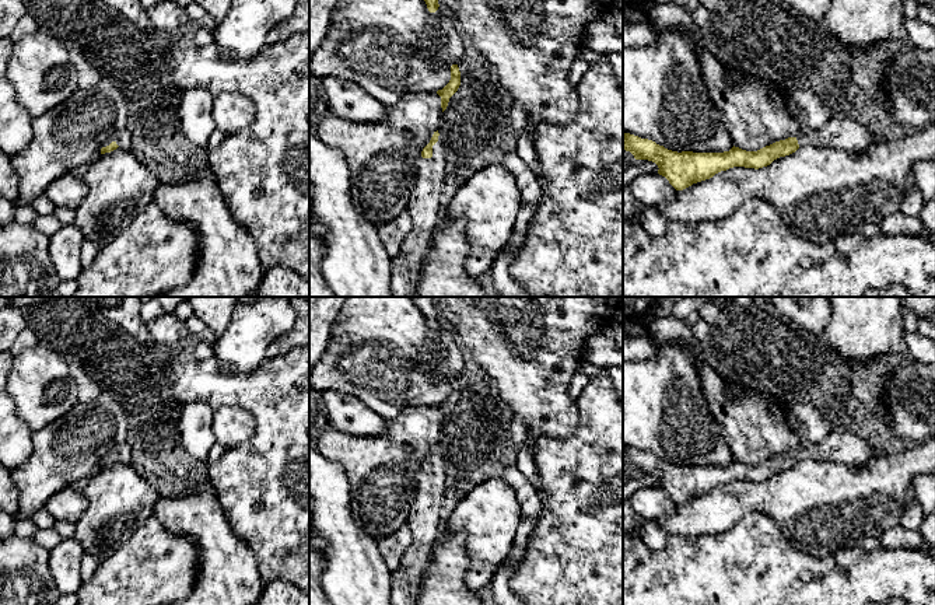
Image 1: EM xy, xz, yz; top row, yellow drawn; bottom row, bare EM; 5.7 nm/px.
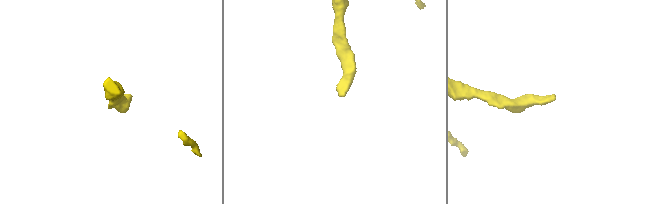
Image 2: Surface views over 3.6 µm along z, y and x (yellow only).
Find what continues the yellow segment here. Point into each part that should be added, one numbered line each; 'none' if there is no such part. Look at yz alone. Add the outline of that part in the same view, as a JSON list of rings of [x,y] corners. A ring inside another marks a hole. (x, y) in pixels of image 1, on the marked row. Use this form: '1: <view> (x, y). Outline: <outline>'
1: yz (850, 135). Outline: [[[833,116],[829,123],[816,130],[801,132],[796,136],[799,147],[815,146],[861,154],[880,141],[858,119]]]

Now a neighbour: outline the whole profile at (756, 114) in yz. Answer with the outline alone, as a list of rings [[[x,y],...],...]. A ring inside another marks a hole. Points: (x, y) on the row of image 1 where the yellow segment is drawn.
[[[698,46],[701,76],[733,146],[757,151],[829,123],[830,111],[806,88],[780,90],[745,76]]]

